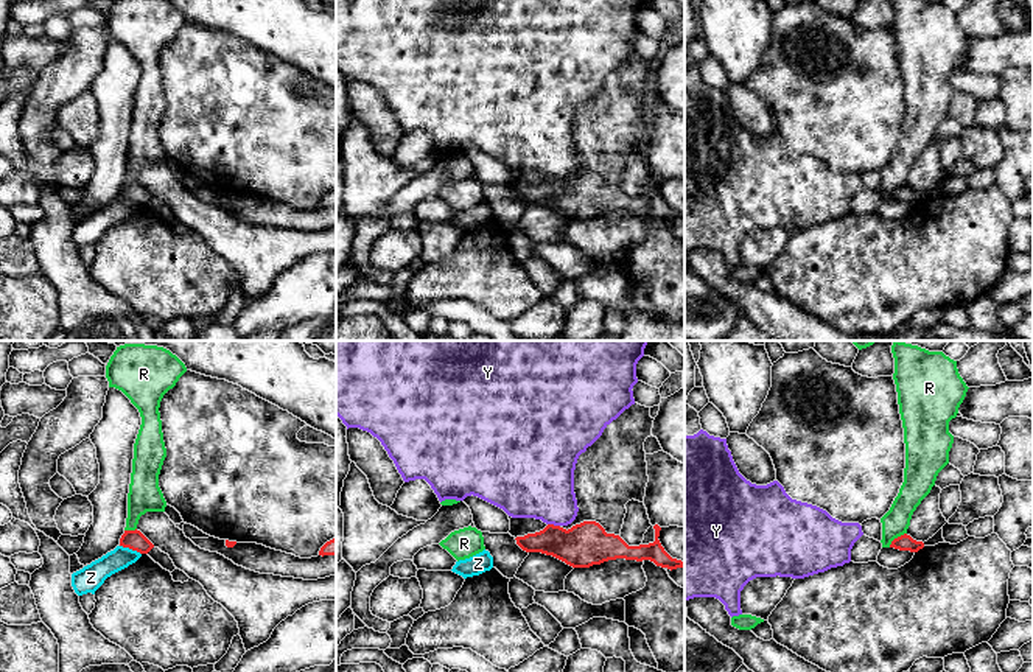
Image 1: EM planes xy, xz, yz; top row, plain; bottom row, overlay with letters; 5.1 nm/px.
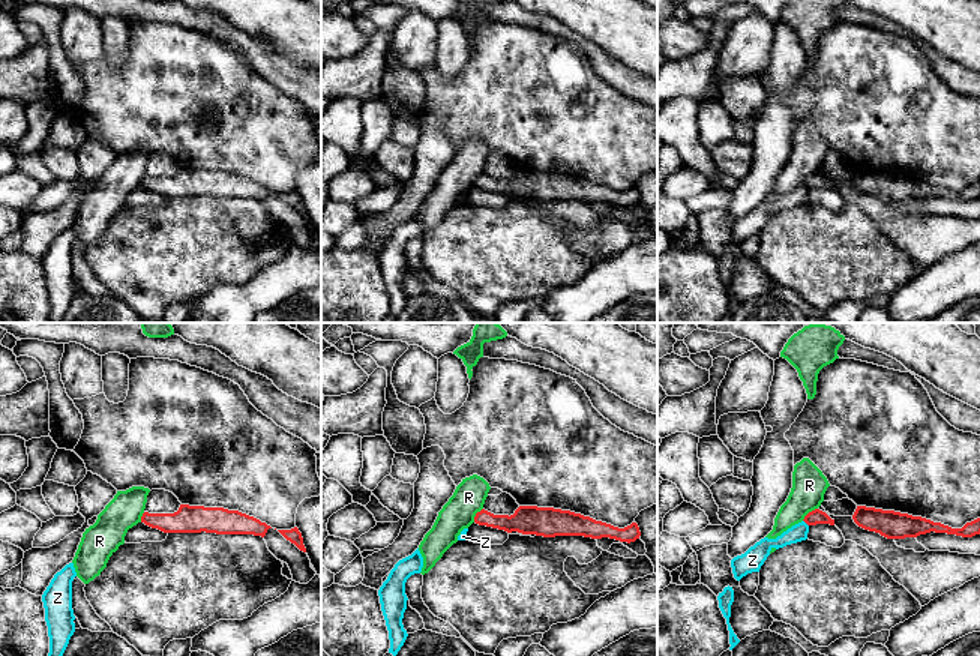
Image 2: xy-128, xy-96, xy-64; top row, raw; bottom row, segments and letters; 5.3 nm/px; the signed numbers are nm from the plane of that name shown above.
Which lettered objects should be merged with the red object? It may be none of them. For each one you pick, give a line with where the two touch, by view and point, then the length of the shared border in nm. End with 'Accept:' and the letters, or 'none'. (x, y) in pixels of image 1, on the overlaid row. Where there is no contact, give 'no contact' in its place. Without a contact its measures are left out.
Accept: none

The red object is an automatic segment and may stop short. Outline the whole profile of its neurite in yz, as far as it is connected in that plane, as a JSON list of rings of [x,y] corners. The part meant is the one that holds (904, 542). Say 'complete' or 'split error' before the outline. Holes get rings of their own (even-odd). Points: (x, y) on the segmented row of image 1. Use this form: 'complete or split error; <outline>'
complete; [[[904,534],[904,535],[895,538],[891,541],[890,548],[899,549],[899,551],[918,552],[919,549],[924,548],[924,543],[916,541],[910,535]]]

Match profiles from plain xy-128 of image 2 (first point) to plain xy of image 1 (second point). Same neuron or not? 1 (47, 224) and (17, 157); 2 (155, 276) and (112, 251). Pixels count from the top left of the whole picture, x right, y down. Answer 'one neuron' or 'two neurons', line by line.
1: two neurons
2: one neuron

